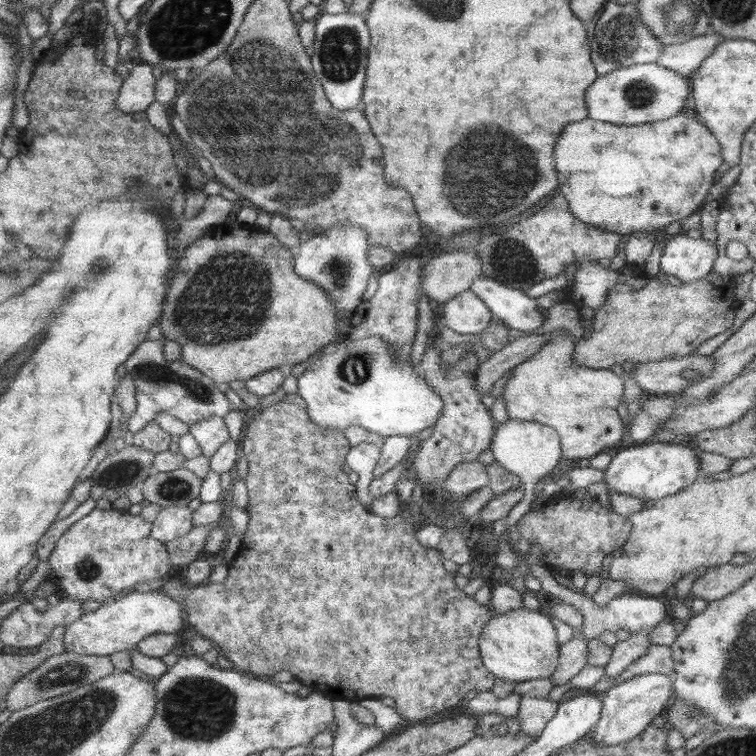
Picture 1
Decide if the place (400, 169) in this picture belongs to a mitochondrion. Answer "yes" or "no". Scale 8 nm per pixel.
no

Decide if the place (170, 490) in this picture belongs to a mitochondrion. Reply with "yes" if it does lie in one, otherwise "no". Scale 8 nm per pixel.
yes

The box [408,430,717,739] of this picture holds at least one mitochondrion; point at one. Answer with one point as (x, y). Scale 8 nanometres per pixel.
(687, 713)

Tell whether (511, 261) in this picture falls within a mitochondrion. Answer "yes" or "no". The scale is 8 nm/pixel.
yes

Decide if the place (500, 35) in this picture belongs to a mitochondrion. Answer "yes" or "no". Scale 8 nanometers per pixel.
no

